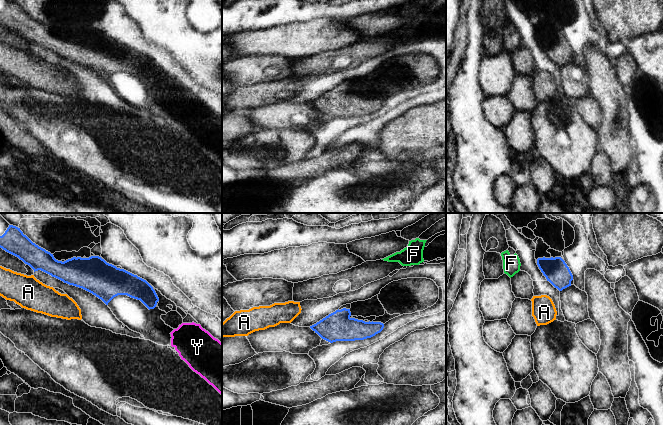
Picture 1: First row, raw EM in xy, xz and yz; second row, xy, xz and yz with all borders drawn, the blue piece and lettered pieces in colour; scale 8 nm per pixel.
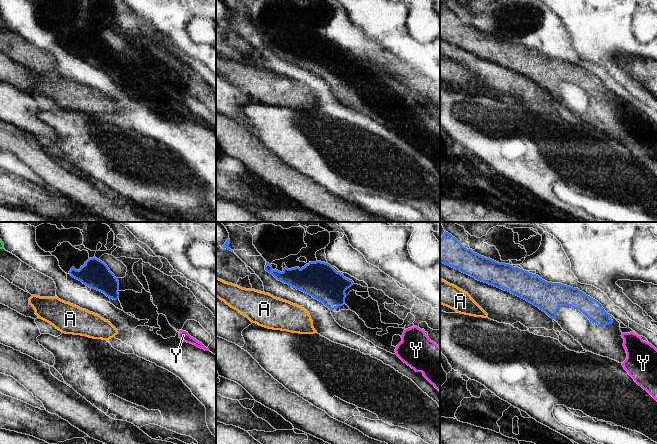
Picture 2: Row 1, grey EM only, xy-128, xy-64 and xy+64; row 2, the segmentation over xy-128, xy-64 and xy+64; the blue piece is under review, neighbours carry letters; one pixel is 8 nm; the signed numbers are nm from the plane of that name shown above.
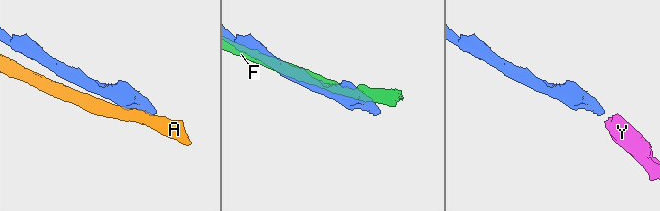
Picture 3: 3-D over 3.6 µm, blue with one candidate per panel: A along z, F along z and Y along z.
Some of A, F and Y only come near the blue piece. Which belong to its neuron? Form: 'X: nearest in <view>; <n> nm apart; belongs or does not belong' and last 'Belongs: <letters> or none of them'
A: nearest in xy; 30 nm apart; does not belong
F: nearest in yz; 140 nm apart; does not belong
Y: nearest in xy; 240 nm apart; belongs
Belongs: Y

